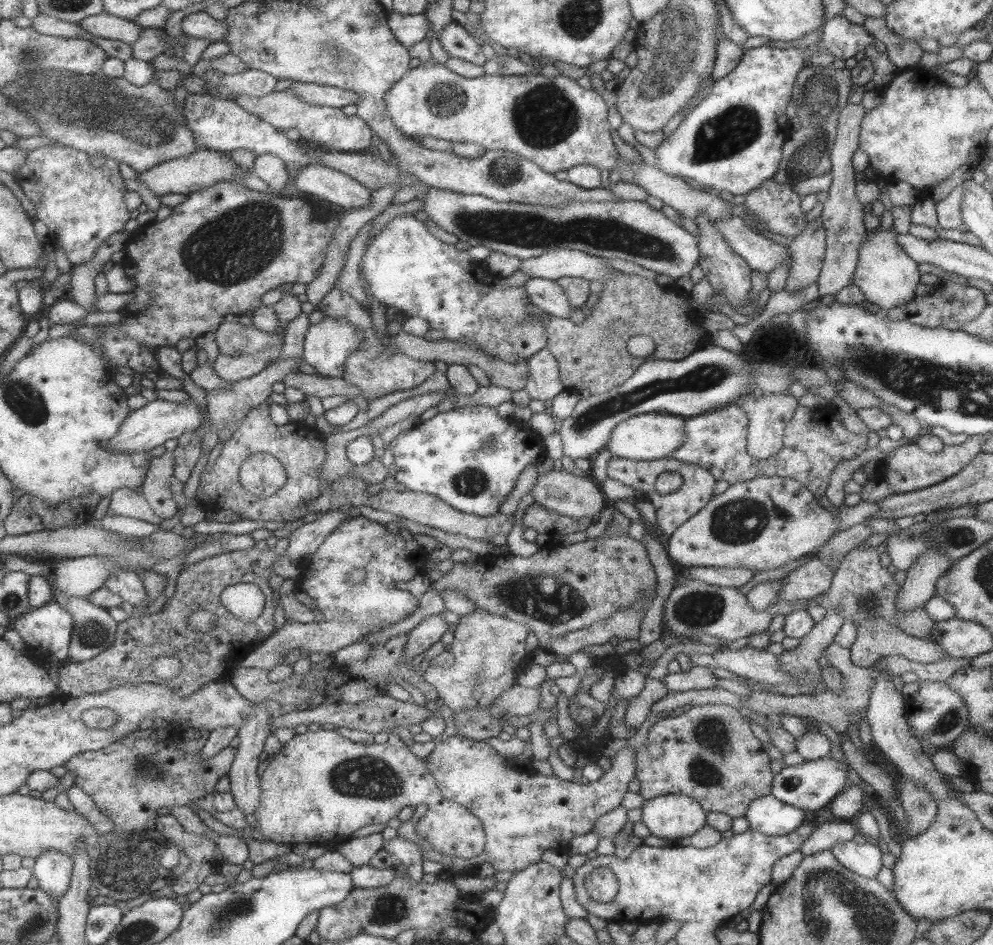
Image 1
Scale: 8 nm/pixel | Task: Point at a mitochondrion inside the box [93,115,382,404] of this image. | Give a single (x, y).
(235, 247)

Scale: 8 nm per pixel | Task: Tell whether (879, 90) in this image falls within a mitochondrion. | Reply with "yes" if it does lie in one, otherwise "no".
no

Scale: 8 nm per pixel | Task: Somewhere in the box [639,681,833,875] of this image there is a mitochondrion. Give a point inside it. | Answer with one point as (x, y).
(714, 733)

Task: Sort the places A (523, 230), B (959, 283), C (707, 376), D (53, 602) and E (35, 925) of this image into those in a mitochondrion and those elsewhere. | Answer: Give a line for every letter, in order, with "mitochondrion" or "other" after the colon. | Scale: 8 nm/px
A: mitochondrion
B: other
C: mitochondrion
D: other
E: mitochondrion

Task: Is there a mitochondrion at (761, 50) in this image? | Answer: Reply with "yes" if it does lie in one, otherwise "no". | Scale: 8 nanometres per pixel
no

